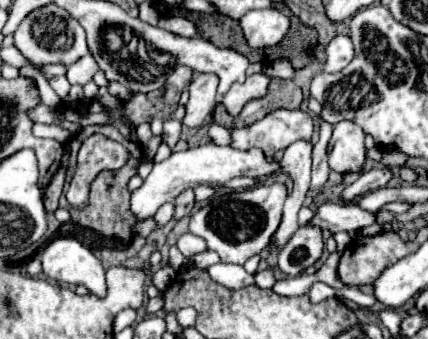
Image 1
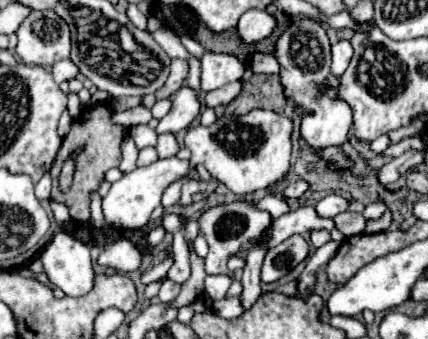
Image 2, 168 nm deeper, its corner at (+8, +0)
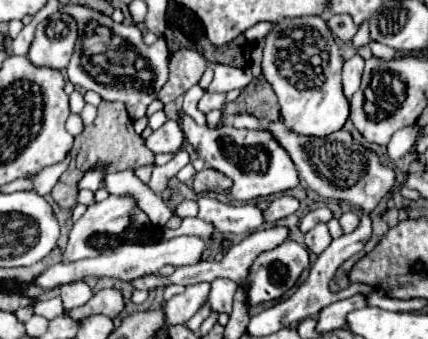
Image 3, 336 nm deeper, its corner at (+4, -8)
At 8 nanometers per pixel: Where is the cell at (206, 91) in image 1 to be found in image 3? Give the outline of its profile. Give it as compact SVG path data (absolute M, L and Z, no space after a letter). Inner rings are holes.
M168 120L158 130L154 130L150 138L146 138L146 146L154 154L158 154L158 152L176 152L176 150L180 150L182 142L184 142L184 132L182 132L178 120Z

